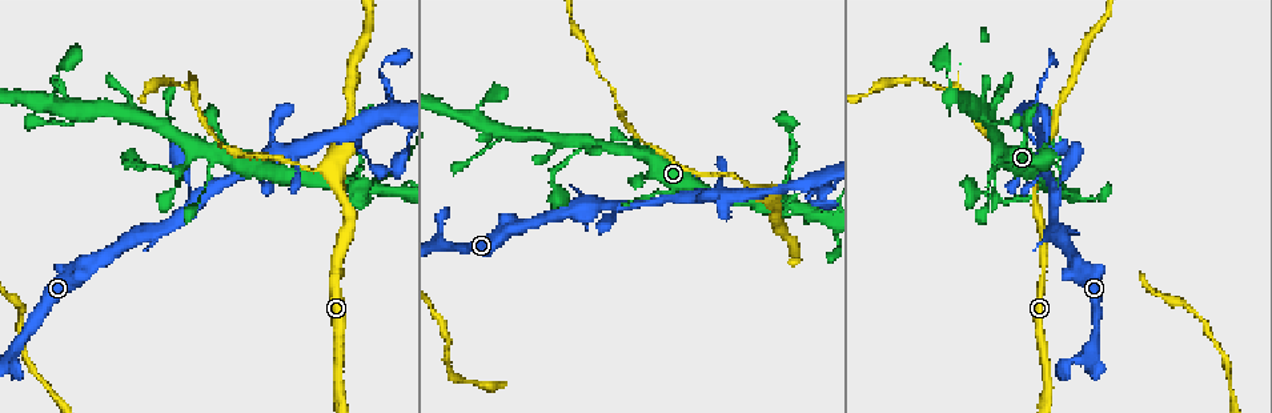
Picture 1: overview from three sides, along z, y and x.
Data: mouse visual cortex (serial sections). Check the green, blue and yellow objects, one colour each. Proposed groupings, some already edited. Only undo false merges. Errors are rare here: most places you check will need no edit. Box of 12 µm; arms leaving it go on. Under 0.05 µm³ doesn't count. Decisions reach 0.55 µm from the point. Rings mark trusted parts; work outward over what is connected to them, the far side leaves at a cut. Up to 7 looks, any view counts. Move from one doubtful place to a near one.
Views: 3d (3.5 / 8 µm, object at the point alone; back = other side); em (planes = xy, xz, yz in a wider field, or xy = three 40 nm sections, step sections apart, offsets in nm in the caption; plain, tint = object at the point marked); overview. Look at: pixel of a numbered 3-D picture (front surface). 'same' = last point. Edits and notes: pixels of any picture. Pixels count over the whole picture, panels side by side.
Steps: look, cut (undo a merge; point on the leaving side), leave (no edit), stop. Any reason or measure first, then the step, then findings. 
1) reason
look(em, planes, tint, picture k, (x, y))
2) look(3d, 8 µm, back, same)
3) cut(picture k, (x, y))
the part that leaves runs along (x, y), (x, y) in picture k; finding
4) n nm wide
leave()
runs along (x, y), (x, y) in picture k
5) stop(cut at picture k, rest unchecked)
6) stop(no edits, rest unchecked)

thin neck
look(3d, 8 µm, picture 1, (759, 187))

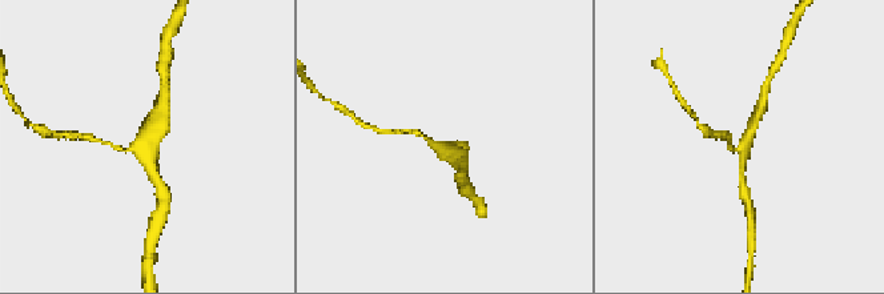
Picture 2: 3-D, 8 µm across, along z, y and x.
3 arms; arms of 150, 250, 300 nm; shape alone is not enough
look(em, xy, step 5, tint, picture 2, (747, 155))

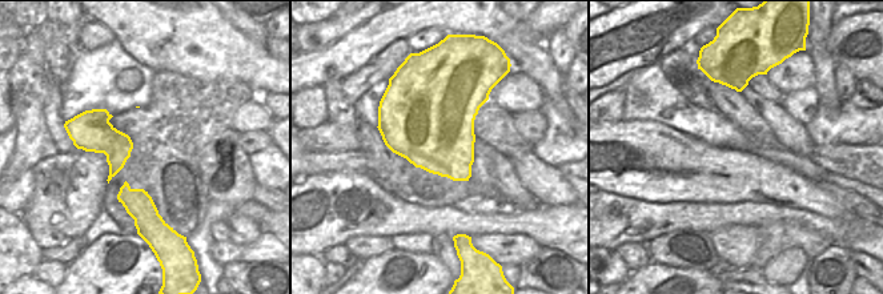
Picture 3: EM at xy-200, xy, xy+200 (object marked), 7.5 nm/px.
700 nm wide
leave()
runs along (744, 188), (742, 164), (754, 121) in picture 2; all the same cell

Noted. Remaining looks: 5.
arms part here
look(3d, 8 µm, picture 1, (991, 170))

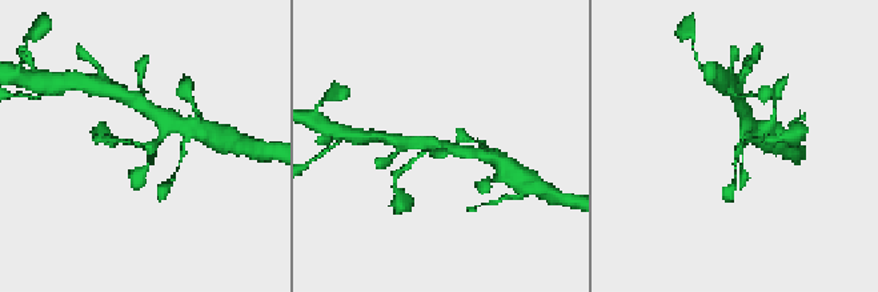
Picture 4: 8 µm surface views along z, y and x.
look(em, xy, step 3, tint, picture 4, (737, 147))

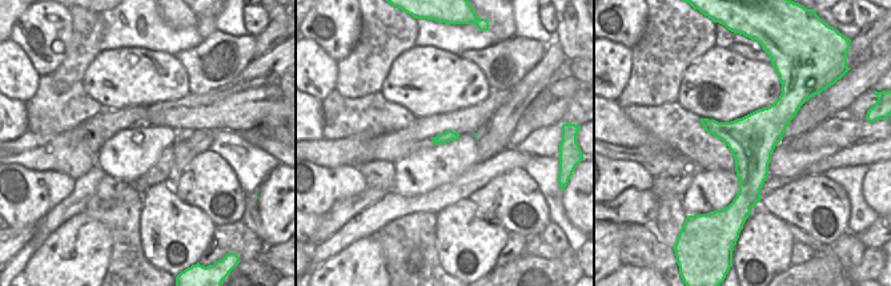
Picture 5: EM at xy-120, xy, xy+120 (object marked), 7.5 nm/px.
leave()
runs along (785, 85), (735, 206) in picture 5; continuous, no second cell

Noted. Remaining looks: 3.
sharp bend
look(3d, 3.5 µm, picture 1, (968, 104))

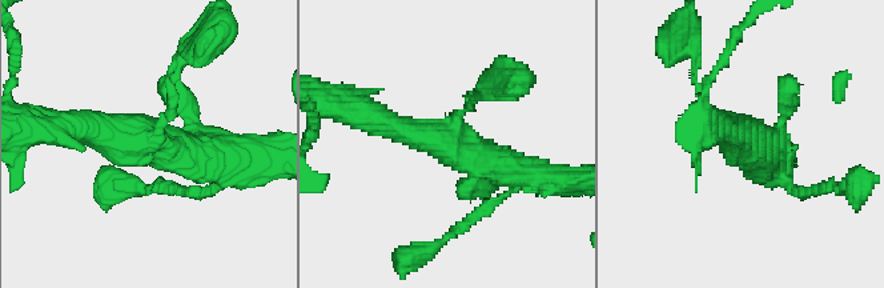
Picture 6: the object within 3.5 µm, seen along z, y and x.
3 arms; arms of 100, 350, 400 nm; now the EM
look(em, xy, step 3, tint, picture 6, (449, 138))

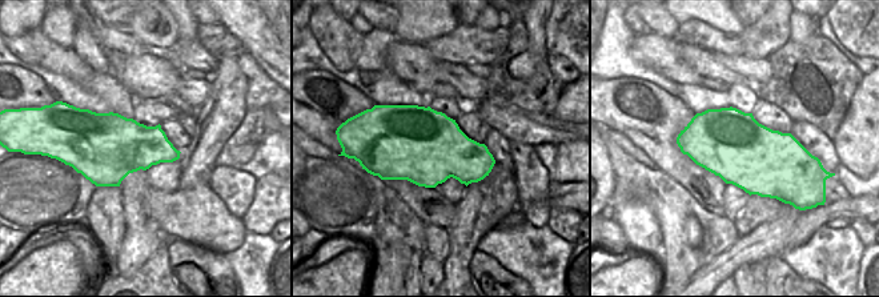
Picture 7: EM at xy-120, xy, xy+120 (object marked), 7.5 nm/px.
leave()
runs along (525, 171), (365, 116) in picture 6; continuous, no second cell

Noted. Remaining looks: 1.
stop(no edits, rest unchecked)

